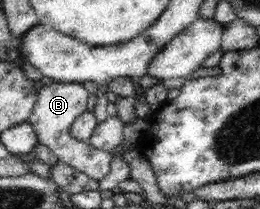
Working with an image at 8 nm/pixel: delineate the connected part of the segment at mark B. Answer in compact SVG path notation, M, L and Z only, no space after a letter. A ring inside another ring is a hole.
M54 81L51 85L40 86L35 106L27 121L33 125L39 143L53 151L59 161L98 181L109 174L112 160L110 151L99 150L89 144L82 144L73 138L69 132L70 124L80 114L87 111L87 98L89 98L89 92L83 83Z

